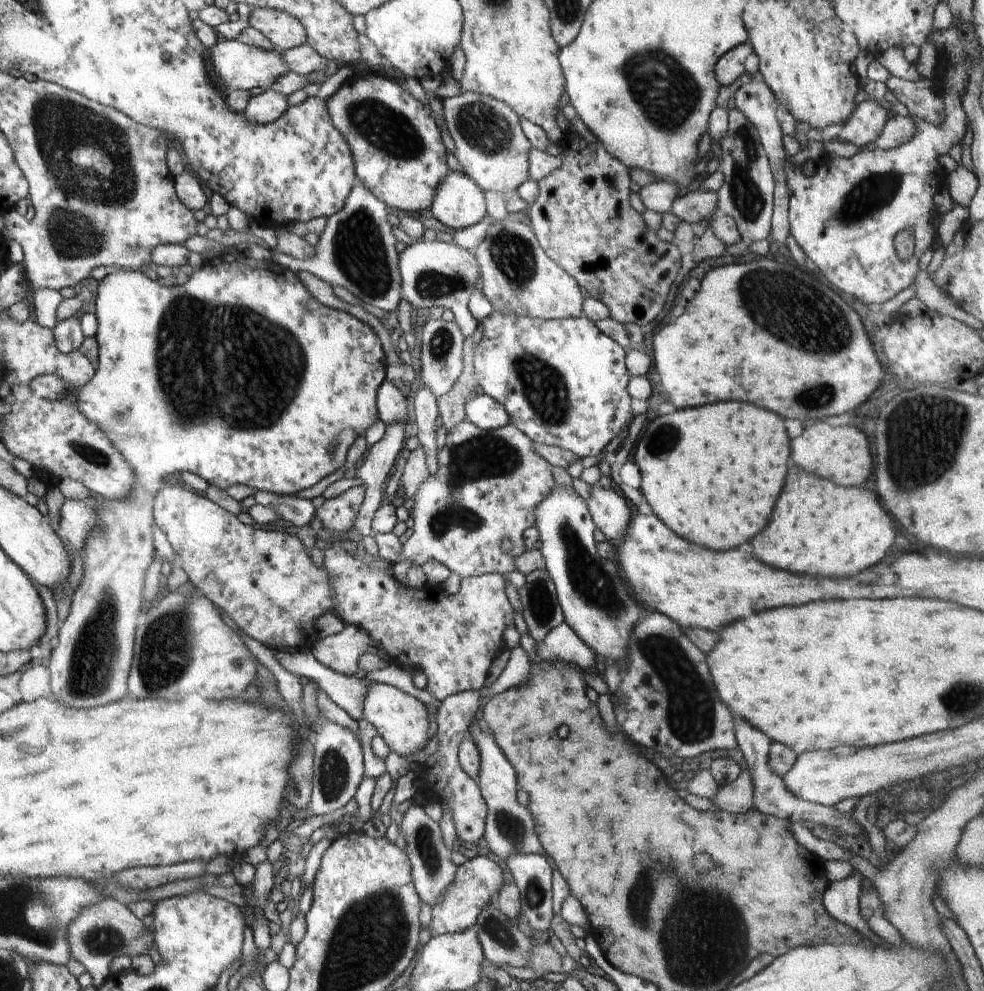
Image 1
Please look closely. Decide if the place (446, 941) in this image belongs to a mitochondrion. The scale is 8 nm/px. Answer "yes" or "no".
no

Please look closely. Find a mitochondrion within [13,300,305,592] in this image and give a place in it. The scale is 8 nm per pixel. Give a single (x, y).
(91, 454)

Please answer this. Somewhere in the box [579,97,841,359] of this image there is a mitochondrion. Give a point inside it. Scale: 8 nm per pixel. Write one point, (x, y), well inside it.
(745, 194)

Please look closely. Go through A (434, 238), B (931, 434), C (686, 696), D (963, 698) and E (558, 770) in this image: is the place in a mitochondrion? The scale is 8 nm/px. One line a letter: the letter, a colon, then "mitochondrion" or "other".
A: other
B: mitochondrion
C: mitochondrion
D: mitochondrion
E: other

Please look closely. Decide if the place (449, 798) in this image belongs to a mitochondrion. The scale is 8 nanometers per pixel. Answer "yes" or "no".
no

